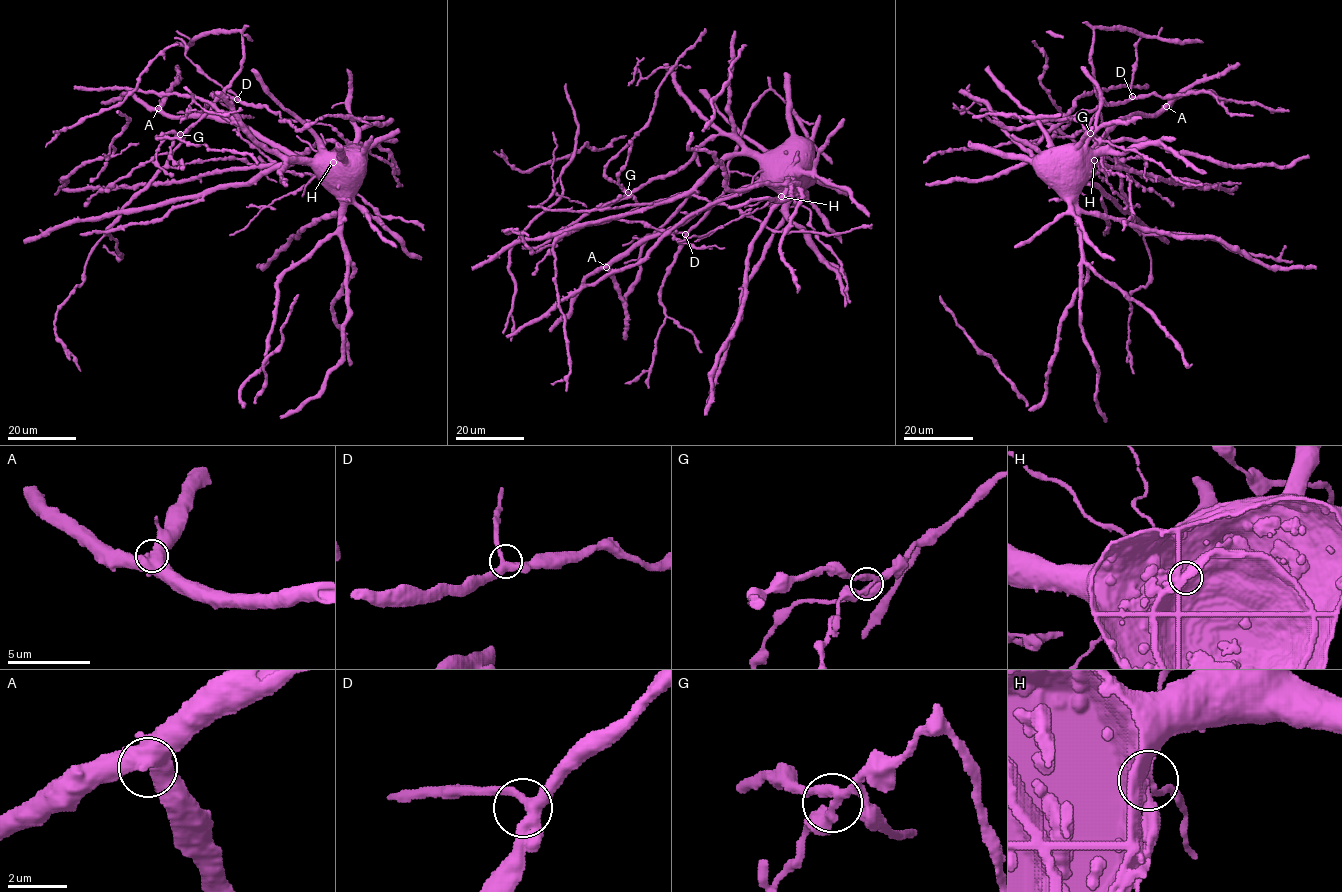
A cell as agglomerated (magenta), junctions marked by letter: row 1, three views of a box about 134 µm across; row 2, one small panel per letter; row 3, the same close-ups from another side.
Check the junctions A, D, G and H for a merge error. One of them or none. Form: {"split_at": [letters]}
{"split_at": ["H"]}

